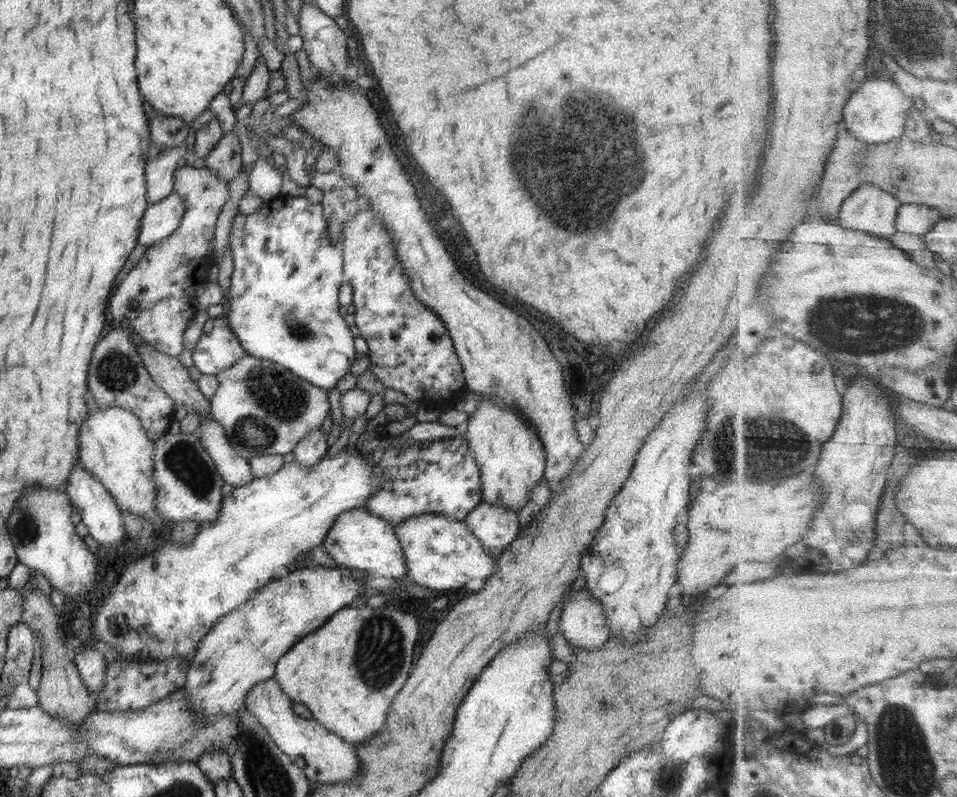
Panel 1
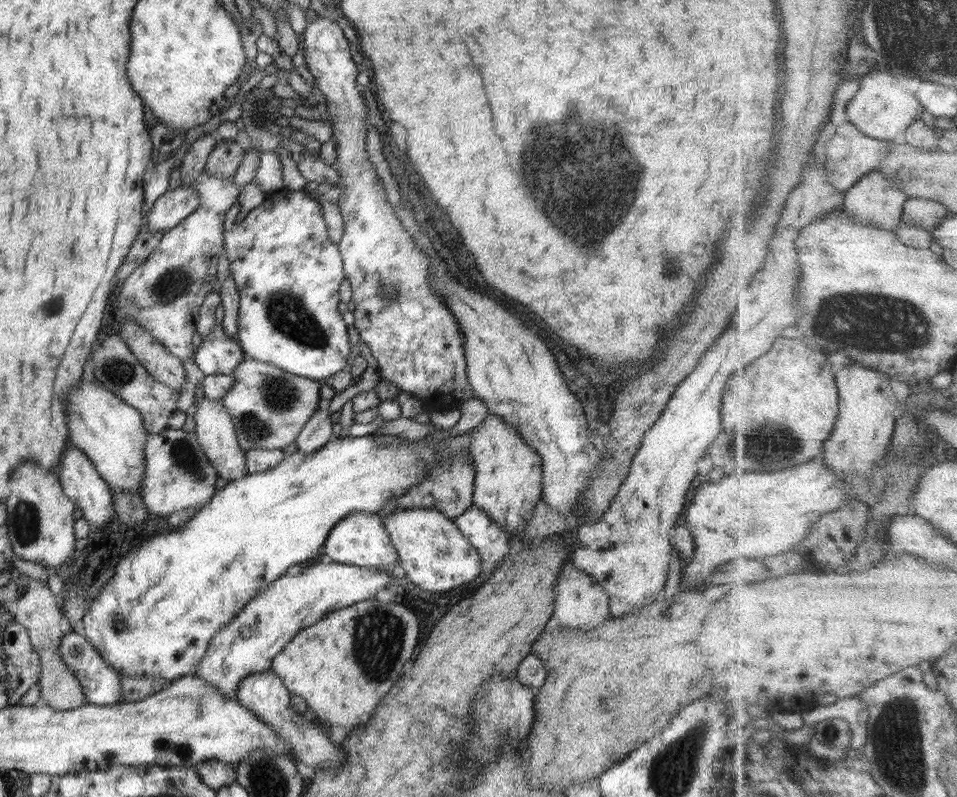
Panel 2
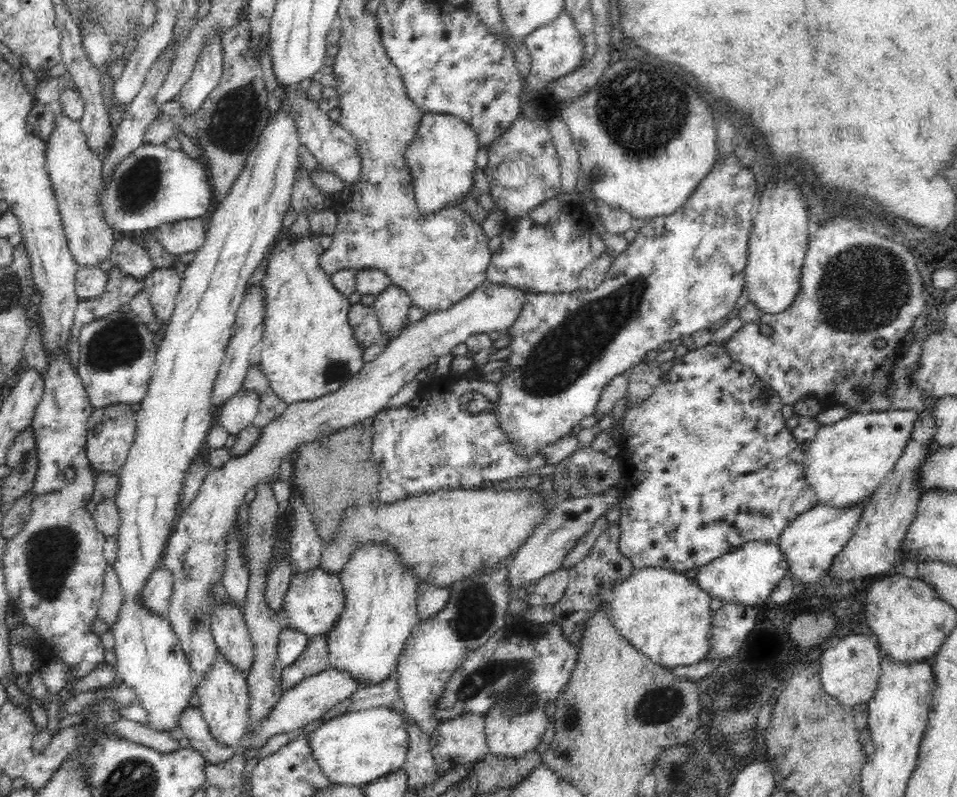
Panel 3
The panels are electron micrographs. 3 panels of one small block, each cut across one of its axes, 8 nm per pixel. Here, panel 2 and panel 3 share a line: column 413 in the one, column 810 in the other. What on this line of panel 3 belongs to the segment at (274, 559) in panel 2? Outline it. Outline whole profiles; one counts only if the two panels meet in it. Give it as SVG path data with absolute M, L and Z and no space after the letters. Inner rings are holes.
M919 408L910 410L887 410L876 412L852 413L848 417L835 423L822 425L816 436L806 444L805 456L805 479L814 489L819 504L827 505L831 508L846 509L860 504L864 499L872 496L873 492L882 484L882 480L894 470L894 465L910 440L910 432L914 428L914 422L918 418Z

